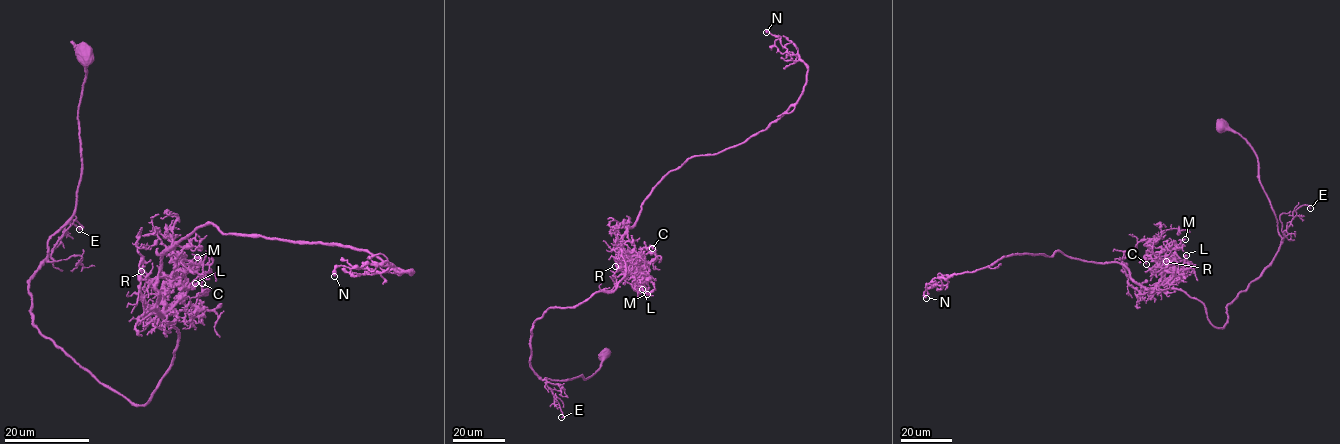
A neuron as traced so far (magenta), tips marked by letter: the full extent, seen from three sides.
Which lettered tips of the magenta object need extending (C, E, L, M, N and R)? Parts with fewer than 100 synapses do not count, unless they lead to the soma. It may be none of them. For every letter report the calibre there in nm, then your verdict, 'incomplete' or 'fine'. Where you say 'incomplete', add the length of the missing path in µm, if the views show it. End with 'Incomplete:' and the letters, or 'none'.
C: 160 nm | fine
E: 150 nm | fine
L: 280 nm | fine
M: 240 nm | fine
N: 500 nm | fine
R: 190 nm | fine
Incomplete: none

